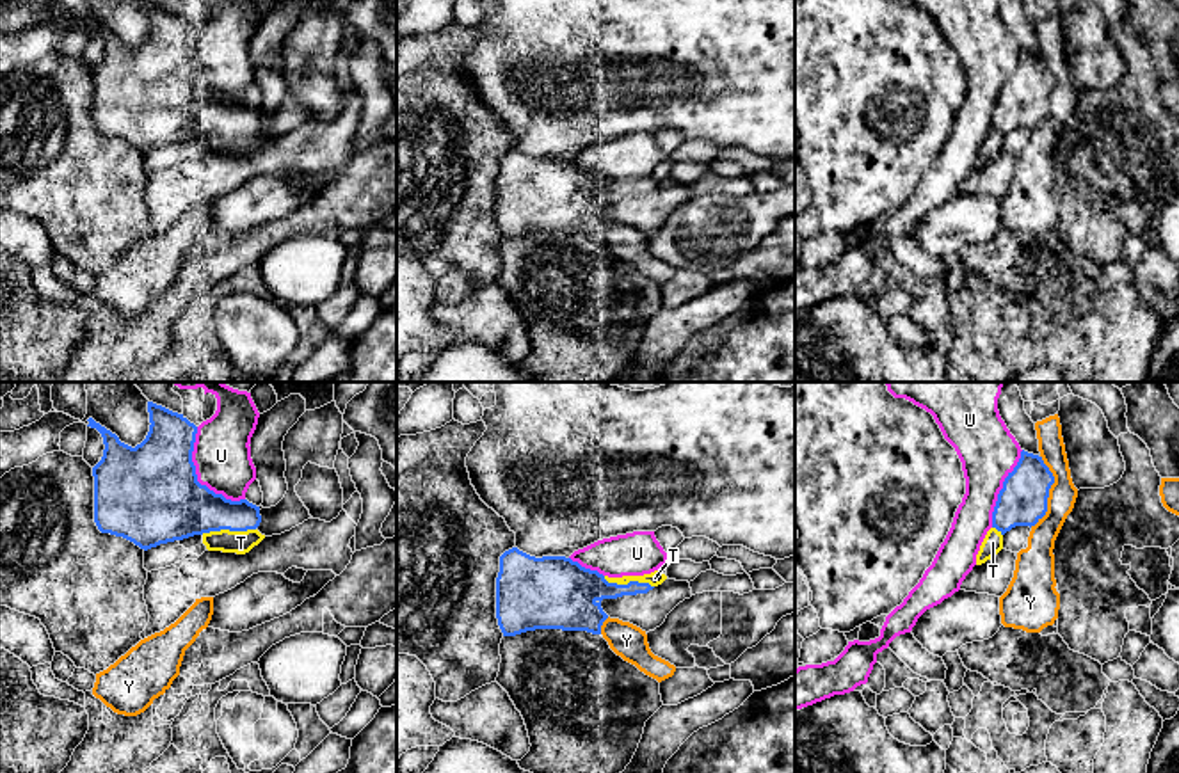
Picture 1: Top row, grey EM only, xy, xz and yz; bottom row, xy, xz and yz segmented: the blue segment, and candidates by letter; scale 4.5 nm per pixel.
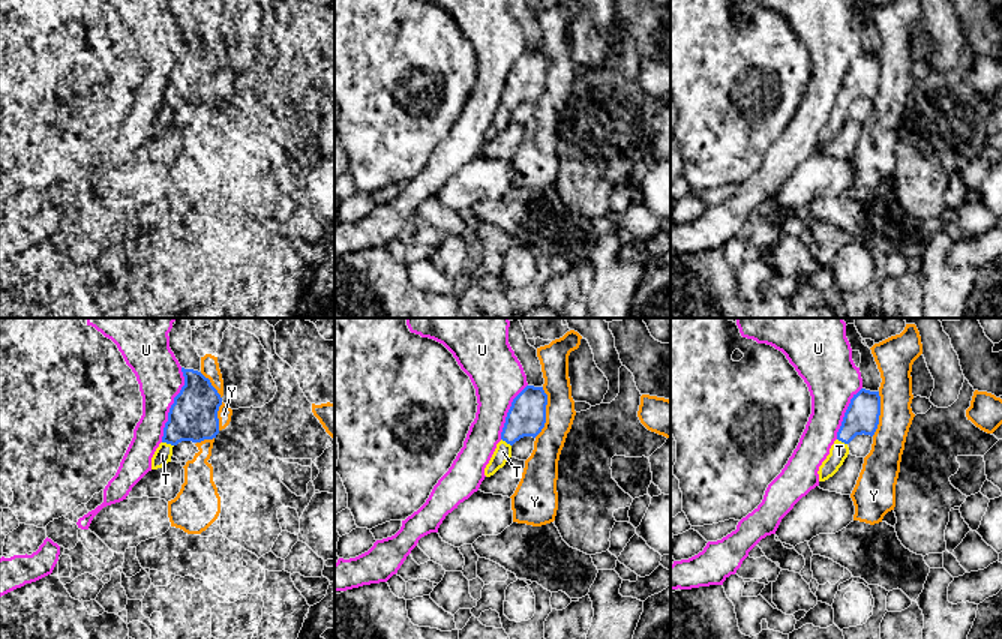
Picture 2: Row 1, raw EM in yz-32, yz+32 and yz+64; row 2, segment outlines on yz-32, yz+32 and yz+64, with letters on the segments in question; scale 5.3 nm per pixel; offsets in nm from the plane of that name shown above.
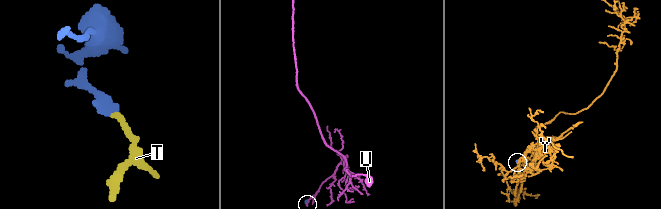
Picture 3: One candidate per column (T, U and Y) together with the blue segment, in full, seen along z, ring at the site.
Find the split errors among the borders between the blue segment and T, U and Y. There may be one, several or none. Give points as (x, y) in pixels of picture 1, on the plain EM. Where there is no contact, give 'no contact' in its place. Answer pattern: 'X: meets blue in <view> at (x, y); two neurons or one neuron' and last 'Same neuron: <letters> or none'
T: meets blue in xy at (228, 130); one neuron
U: meets blue in xy at (196, 79); two neurons
Y: meets blue in yz at (1048, 95); two neurons
Same neuron: T

